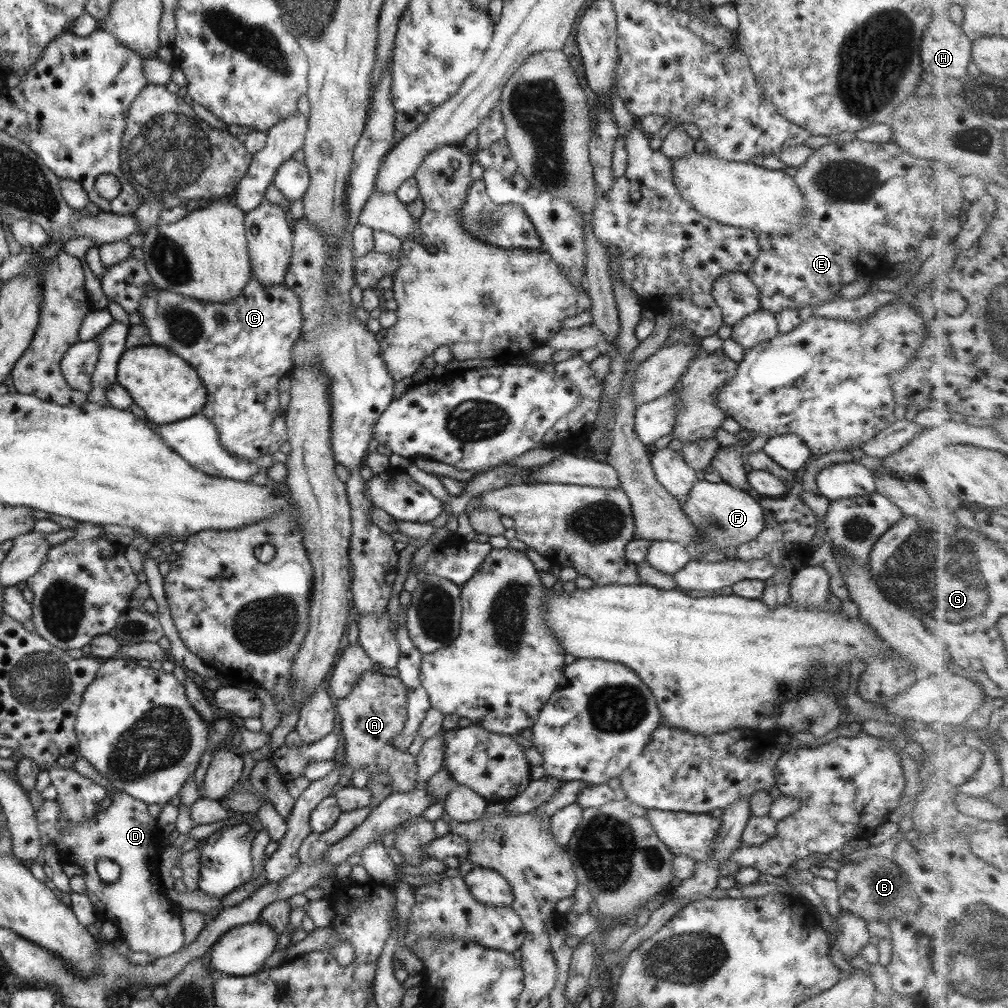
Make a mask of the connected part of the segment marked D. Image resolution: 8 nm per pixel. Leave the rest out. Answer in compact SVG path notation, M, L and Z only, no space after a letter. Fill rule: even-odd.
M120 791L109 793L111 804L93 817L76 824L68 831L58 831L56 822L60 818L60 807L55 801L43 800L41 808L35 812L38 821L40 843L45 846L52 844L59 854L60 862L79 866L85 875L85 896L89 898L99 921L115 921L119 924L119 938L123 939L131 952L147 952L155 958L163 958L179 951L184 942L183 929L181 928L181 910L173 905L166 897L165 888L158 882L157 859L164 850L161 840L162 833L156 826L156 820L148 815L147 805L137 801L131 796ZM107 858L119 867L119 878L113 884L103 882L97 872L97 860Z

